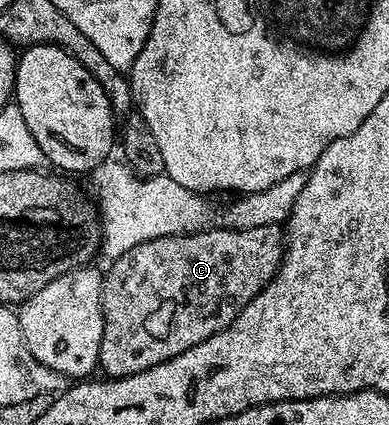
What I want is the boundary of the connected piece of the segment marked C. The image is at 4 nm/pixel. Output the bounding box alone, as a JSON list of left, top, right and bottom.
[98,225,286,378]

